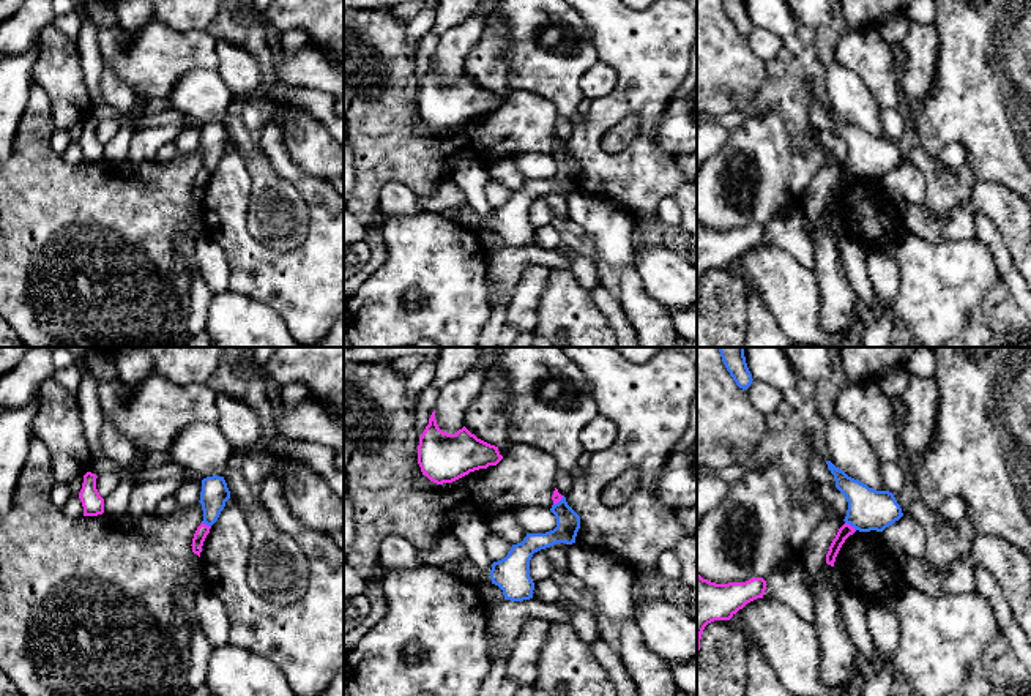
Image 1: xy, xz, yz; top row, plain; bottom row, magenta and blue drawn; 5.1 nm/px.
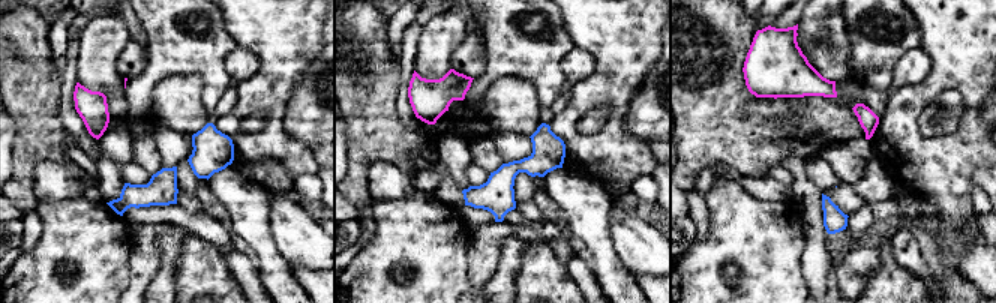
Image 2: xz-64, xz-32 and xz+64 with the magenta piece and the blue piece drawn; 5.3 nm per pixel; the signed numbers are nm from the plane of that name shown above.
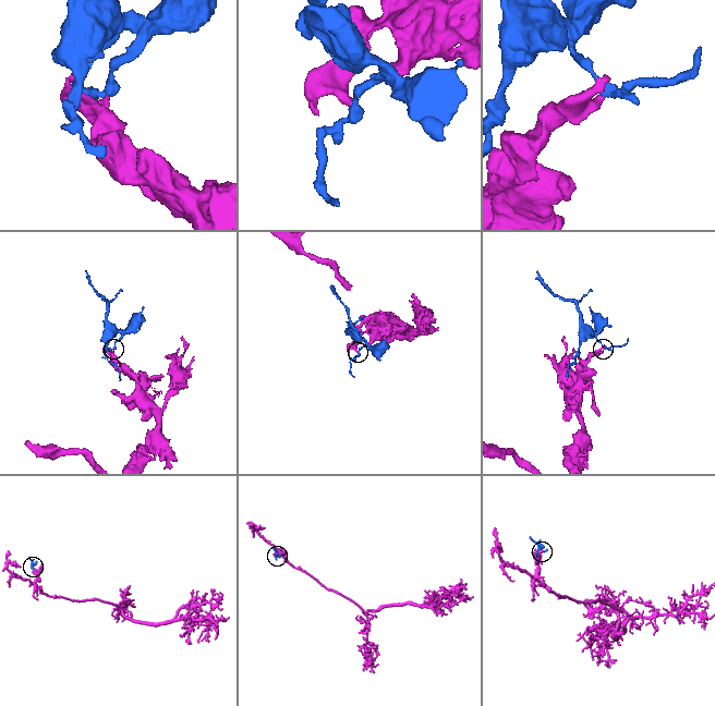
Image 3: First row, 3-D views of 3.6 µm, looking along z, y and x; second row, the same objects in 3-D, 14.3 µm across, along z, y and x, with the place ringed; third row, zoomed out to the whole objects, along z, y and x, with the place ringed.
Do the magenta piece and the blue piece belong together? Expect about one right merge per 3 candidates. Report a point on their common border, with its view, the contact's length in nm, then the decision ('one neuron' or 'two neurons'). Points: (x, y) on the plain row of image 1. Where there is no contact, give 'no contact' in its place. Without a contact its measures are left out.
meets magenta in yz at (850, 172); contact 80 nm long; two neurons

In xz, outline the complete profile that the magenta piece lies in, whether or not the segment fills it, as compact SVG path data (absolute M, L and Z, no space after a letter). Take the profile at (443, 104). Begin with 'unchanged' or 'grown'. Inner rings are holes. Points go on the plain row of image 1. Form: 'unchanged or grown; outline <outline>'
unchanged; outline M435 57L419 84L418 110L422 122L437 131L452 129L470 118L497 112L503 103L465 73L456 80L443 79L435 66Z

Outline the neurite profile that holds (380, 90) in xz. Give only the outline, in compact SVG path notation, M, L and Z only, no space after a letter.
M344 9L344 120L353 150L355 188L347 208L364 224L374 223L380 191L389 181L407 185L419 197L432 197L463 159L489 169L517 155L550 156L556 107L534 92L516 92L492 114L437 131L415 120L418 107L416 44L407 44L407 22L385 9Z

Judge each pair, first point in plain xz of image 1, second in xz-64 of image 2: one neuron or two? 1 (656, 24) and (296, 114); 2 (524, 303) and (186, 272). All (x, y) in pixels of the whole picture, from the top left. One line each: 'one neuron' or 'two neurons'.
1: two neurons
2: two neurons

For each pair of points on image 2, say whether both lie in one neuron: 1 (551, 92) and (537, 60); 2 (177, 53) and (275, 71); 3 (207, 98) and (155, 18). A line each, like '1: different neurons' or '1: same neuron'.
1: same neuron
2: different neurons
3: same neuron

